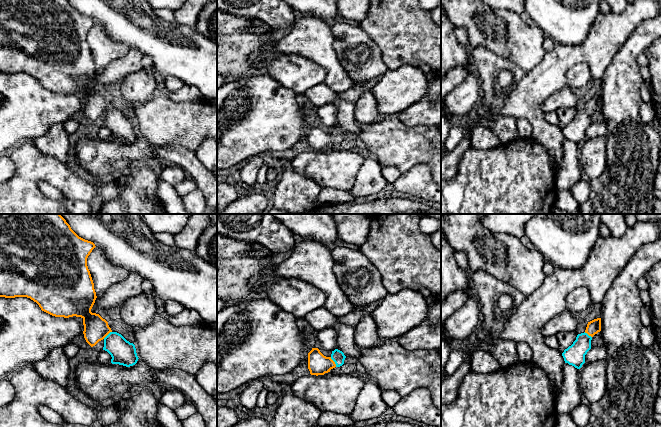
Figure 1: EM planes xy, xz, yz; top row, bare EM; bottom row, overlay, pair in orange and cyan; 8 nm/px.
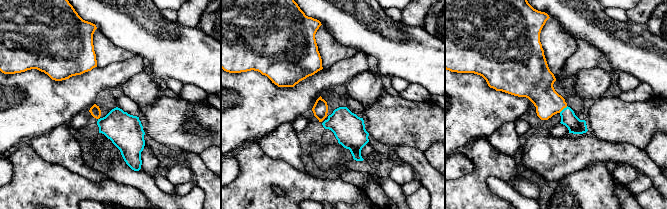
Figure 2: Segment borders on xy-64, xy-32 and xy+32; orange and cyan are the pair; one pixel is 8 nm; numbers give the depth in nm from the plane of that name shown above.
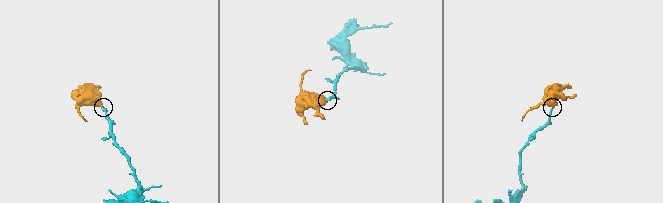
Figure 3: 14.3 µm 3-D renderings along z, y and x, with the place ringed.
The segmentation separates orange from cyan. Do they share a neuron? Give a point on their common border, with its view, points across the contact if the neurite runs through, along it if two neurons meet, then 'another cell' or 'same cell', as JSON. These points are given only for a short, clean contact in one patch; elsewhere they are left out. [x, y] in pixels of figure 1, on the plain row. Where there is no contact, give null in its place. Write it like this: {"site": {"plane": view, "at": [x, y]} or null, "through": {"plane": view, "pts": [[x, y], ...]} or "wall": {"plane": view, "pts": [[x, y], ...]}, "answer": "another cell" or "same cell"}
{"site": {"plane": "xz", "at": [334, 138]}, "through": {"plane": "xz", "pts": [[318, 140], [334, 138], [337, 132]]}, "answer": "same cell"}

